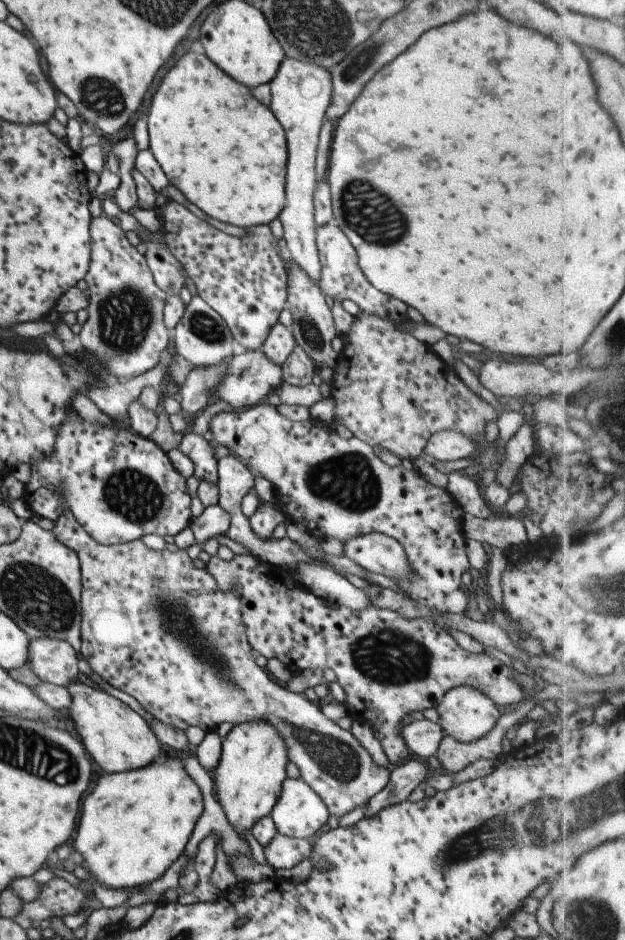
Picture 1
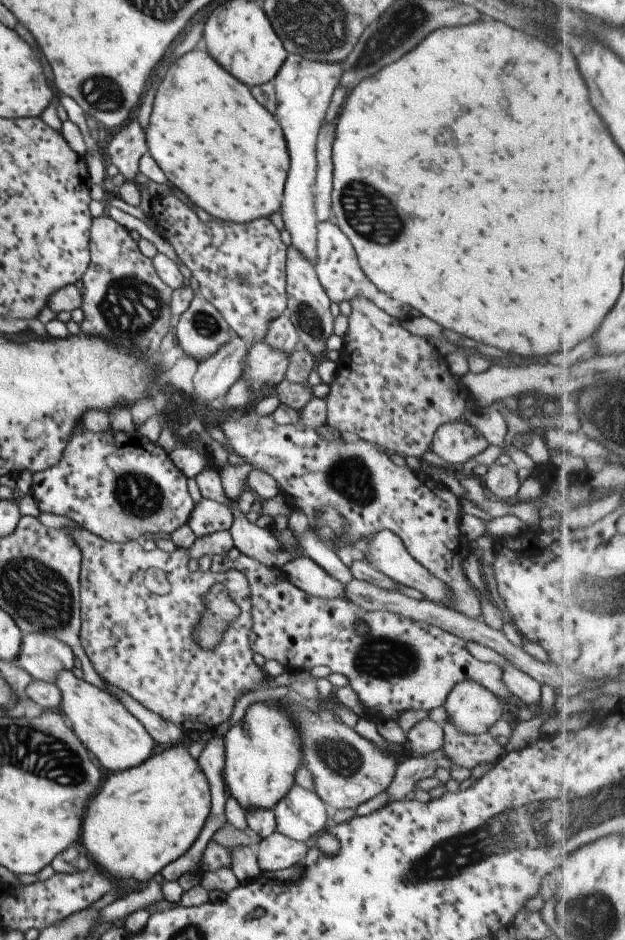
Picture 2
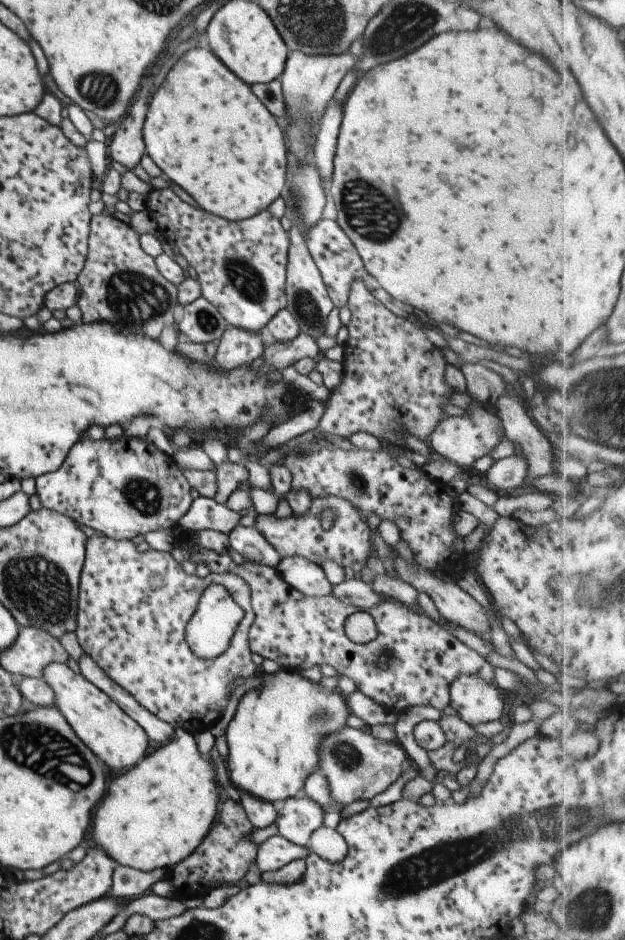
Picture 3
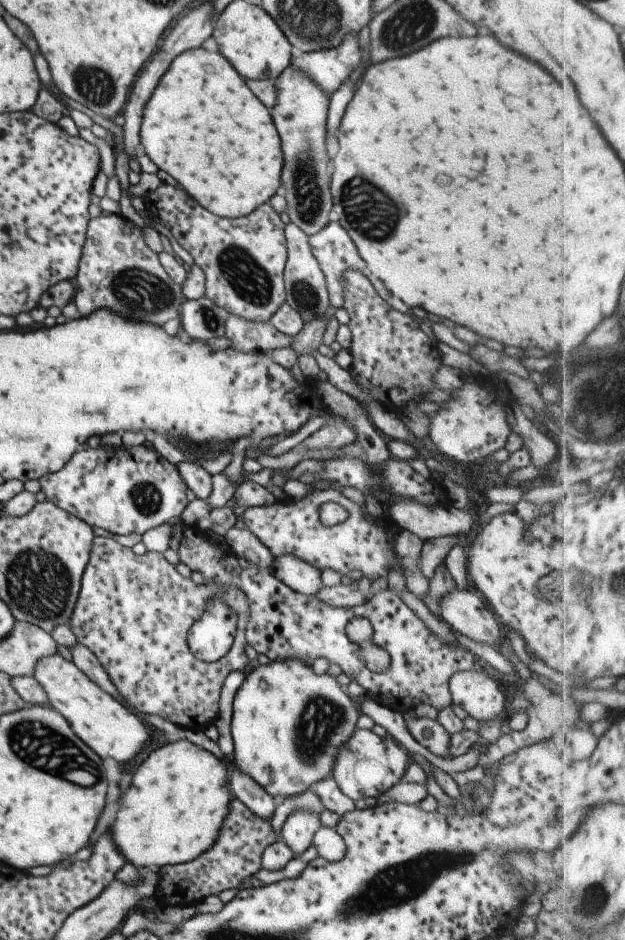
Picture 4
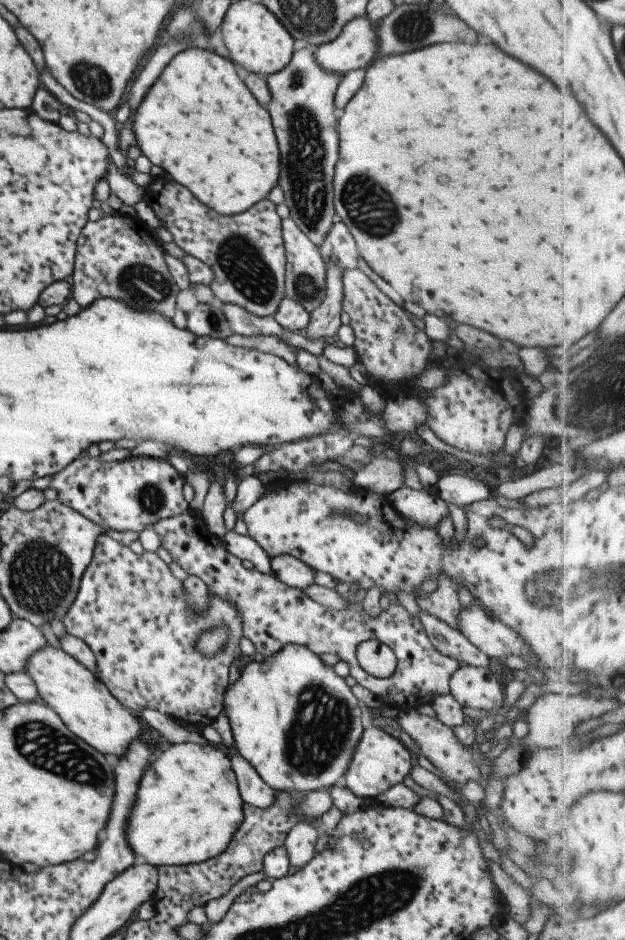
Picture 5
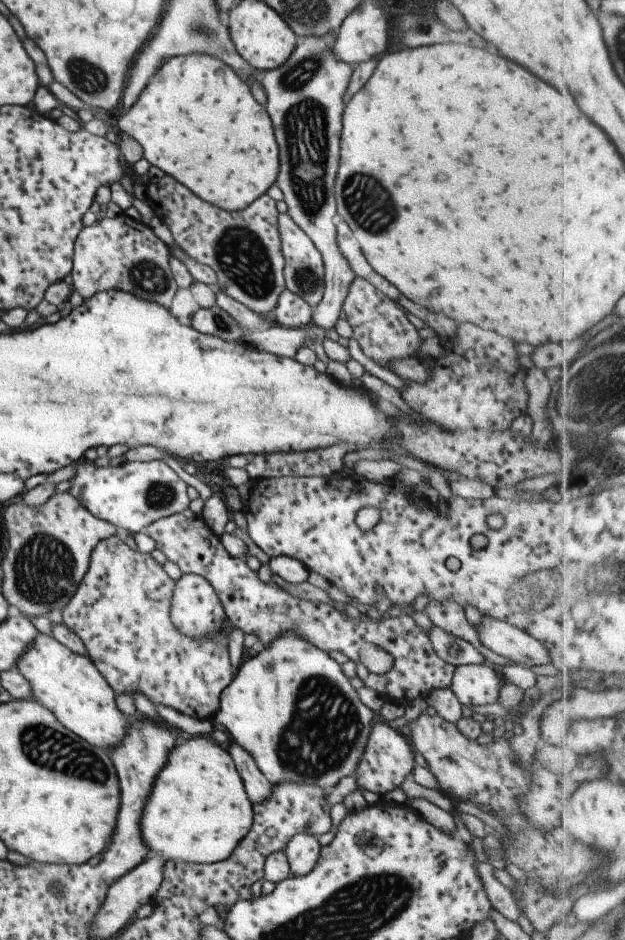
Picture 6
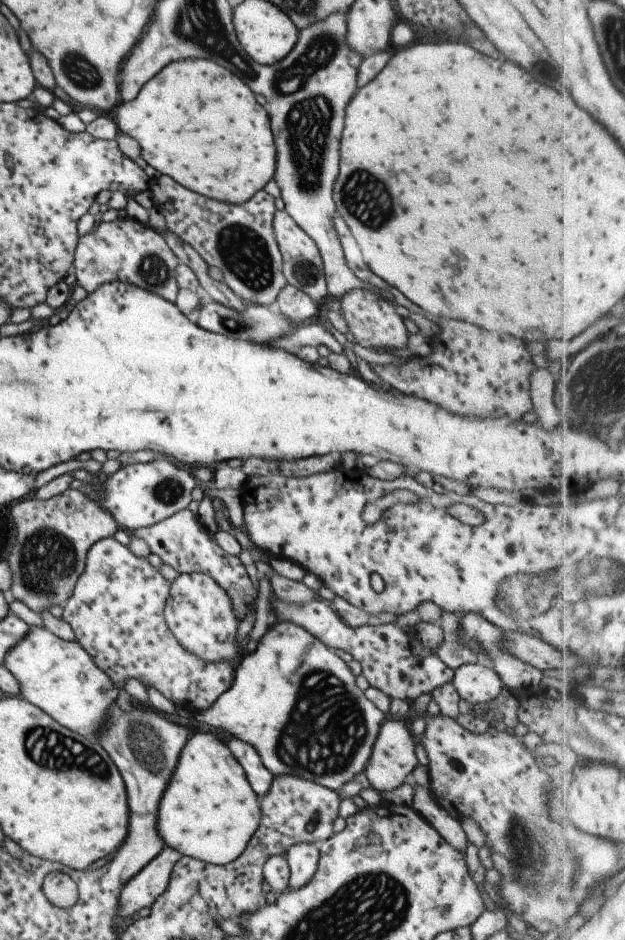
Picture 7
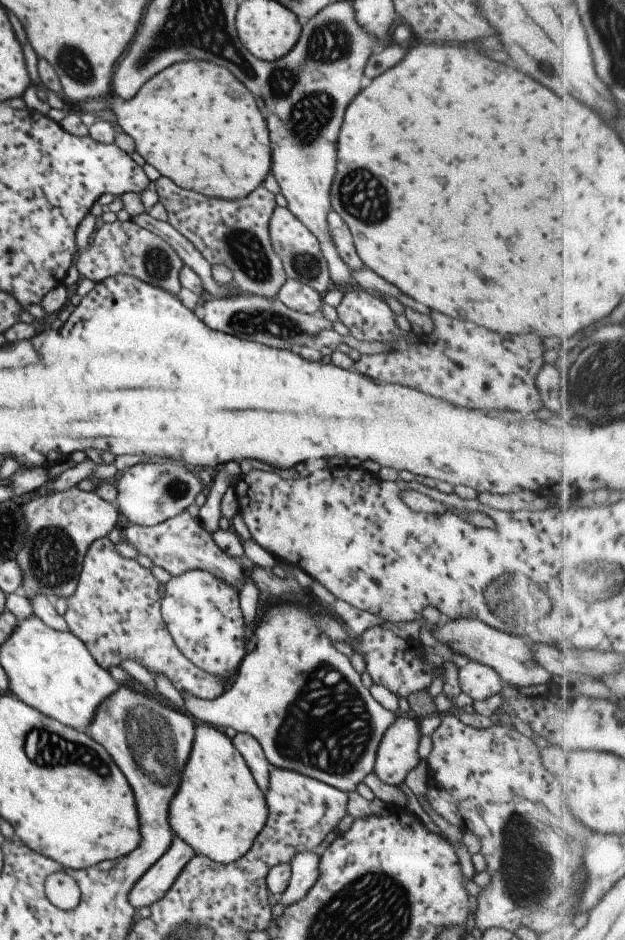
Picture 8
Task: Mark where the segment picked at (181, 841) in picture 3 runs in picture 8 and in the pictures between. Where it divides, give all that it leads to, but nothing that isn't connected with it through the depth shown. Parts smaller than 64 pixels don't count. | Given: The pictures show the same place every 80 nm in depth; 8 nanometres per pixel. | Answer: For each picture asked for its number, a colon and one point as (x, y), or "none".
4: (171, 813)
5: (188, 808)
6: (198, 811)
7: (208, 811)
8: (217, 810)

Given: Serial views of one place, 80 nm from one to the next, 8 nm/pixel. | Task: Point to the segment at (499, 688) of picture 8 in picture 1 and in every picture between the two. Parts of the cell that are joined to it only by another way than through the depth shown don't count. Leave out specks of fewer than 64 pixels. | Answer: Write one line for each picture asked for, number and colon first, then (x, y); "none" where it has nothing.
1: (465, 713)
2: (471, 708)
3: (475, 700)
4: (476, 692)
5: (476, 687)
6: (474, 685)
7: (477, 682)

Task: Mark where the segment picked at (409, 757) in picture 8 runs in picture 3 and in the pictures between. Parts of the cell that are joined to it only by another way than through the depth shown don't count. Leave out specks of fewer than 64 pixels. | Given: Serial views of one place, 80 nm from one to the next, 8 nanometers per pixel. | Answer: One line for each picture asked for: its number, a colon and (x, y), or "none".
3: (356, 765)
4: (366, 764)
5: (380, 761)
6: (387, 758)
7: (391, 759)

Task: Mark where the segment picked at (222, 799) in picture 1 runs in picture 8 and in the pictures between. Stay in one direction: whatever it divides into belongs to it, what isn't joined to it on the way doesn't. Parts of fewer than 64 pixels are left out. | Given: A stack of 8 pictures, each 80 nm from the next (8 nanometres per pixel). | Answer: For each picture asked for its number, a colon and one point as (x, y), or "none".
2: (262, 750)
3: (273, 738)
4: (287, 724)
5: (296, 721)
6: (290, 706)
7: (292, 699)
8: (297, 696)

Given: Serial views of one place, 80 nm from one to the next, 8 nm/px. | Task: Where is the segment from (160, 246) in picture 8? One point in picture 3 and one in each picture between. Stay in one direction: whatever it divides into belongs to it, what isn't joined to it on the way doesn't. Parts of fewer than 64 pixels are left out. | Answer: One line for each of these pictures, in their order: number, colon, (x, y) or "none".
3: (119, 283)
4: (116, 270)
5: (116, 256)
6: (122, 253)
7: (125, 250)

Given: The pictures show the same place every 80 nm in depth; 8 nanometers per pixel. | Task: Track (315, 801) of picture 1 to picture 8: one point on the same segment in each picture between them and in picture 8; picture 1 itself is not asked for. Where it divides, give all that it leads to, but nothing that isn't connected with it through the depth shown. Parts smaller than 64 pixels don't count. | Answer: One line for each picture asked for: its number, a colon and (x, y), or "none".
2: (299, 815)
3: (297, 817)
4: (297, 831)
5: (299, 843)
6: (302, 850)
7: (301, 858)
8: (303, 866)

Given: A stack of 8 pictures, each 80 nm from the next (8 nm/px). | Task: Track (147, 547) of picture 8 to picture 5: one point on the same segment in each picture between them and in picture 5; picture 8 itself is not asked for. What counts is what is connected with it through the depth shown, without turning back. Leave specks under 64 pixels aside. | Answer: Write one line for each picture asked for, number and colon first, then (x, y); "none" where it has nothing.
5: (272, 614)
6: (184, 539)
7: (179, 541)

